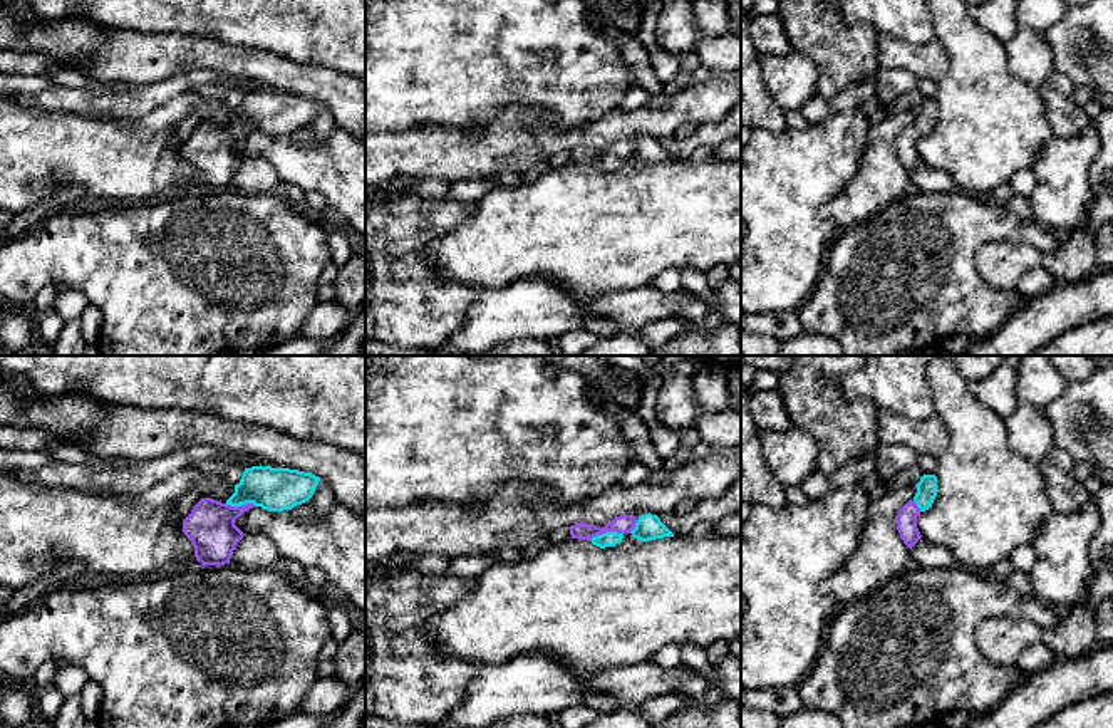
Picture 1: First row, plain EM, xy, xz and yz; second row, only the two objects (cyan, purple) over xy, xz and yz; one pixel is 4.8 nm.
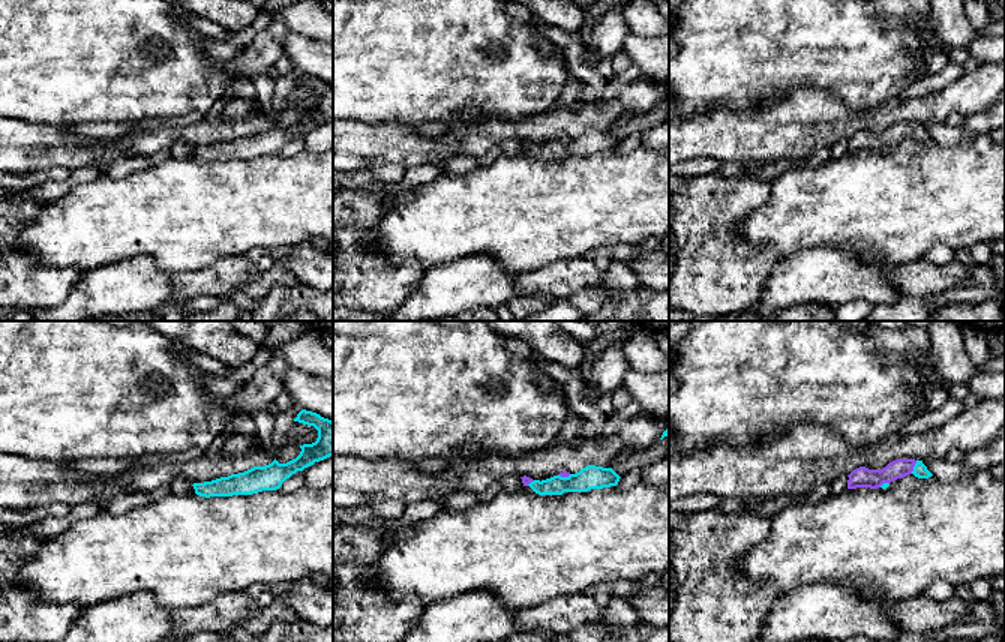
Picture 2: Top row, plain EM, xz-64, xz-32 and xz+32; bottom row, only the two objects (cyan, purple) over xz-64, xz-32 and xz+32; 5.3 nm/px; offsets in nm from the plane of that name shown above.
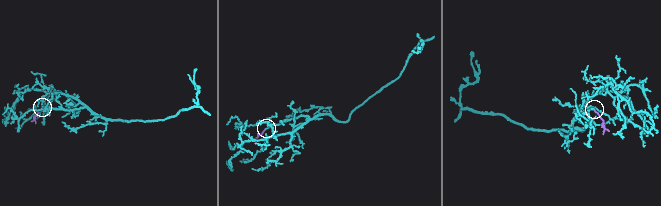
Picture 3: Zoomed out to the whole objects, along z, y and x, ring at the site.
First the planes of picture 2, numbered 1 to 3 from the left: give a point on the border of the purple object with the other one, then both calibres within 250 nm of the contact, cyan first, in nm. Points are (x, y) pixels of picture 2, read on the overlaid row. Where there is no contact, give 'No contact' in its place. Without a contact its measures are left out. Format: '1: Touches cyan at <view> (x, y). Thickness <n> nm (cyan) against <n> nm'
1: No contact
2: Touches cyan at xz-32 (564, 477). Thickness 130 nm (cyan) against 30 nm
3: Touches cyan at xz+32 (914, 467). Thickness 80 nm (cyan) against 110 nm

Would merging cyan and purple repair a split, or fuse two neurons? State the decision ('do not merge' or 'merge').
merge

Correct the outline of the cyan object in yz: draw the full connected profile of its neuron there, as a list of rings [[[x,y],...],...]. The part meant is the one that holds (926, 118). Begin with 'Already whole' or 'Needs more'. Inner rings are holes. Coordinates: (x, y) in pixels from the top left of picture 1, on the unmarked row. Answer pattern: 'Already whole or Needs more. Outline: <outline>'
Needs more. Outline: [[[924,99],[915,111],[915,121],[897,138],[897,154],[909,173],[922,163],[917,153],[917,141],[932,131],[937,121],[937,101]]]

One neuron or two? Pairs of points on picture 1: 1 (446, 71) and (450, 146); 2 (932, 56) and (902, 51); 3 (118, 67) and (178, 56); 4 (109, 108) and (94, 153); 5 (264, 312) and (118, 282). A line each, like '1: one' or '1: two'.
1: two
2: one
3: one
4: two
5: one

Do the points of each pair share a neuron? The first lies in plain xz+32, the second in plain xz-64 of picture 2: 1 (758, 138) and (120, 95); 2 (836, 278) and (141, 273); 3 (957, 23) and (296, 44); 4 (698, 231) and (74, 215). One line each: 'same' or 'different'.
1: different
2: same
3: different
4: different

